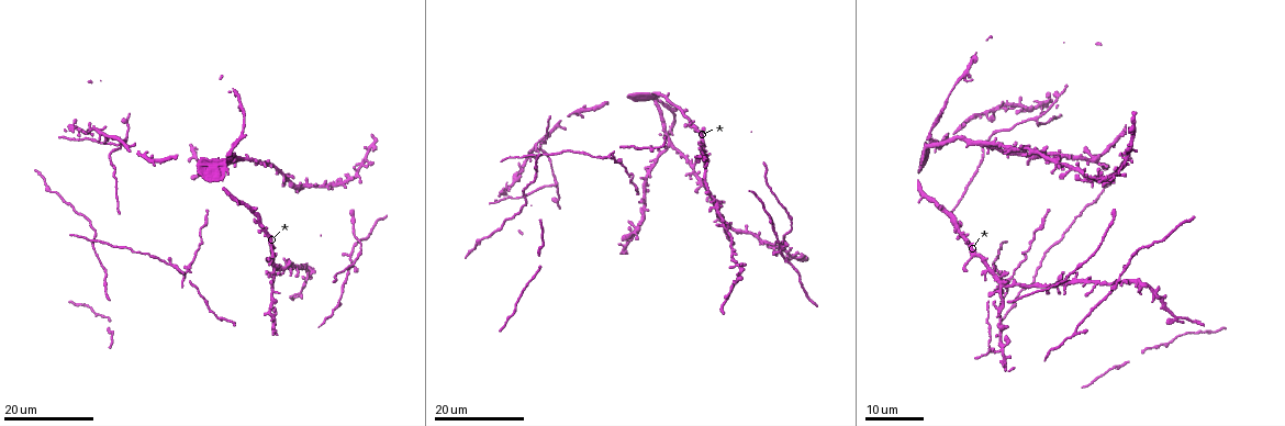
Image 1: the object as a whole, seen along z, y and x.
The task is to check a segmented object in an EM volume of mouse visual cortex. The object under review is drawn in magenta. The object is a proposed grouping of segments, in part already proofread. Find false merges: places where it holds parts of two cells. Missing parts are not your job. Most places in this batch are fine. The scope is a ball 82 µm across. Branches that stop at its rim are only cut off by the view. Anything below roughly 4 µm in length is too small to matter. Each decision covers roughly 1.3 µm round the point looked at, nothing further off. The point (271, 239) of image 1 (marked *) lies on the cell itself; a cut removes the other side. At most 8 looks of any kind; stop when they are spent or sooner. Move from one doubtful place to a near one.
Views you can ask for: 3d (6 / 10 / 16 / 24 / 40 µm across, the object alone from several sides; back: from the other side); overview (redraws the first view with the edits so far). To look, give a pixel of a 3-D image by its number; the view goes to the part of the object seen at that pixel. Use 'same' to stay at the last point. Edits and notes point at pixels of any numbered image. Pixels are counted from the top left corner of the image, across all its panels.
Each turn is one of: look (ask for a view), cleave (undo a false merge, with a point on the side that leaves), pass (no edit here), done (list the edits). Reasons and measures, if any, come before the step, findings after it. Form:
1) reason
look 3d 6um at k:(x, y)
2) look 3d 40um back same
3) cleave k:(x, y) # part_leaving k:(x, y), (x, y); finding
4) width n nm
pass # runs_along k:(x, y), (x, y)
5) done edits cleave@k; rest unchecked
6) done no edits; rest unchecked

look 3d 16um at 1:(275, 268)

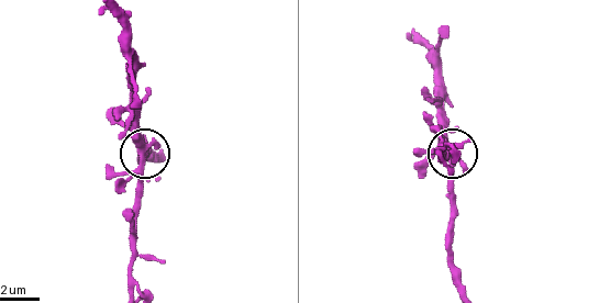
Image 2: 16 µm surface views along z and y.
zoom in
look 3d 10um at 2:(143, 158)

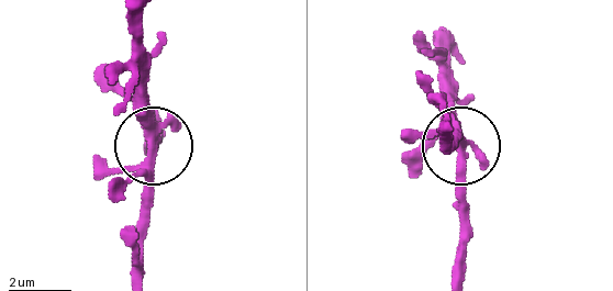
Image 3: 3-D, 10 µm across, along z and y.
side_arm 35 um
pass # runs_along 3:(131, 11), (131, 105), (149, 137), (147, 228); all the same cell

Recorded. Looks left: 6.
looks like a crossing
look 3d 24um at 1:(295, 187)

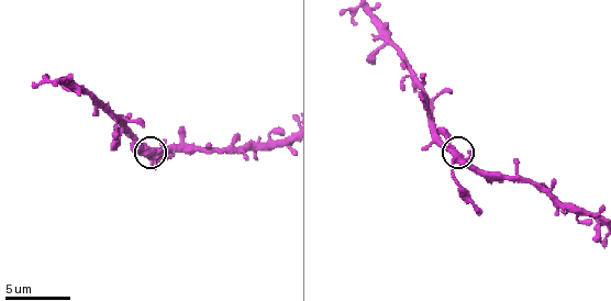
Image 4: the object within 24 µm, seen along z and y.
look 3d 6um at 4:(457, 161)

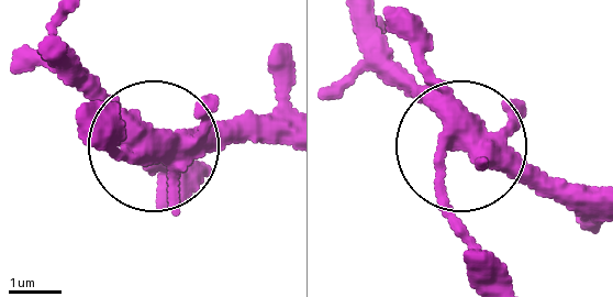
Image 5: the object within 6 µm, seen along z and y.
pass # runs_along 5:(363, 13), (376, 53), (446, 132), (442, 197), (468, 276); one cell here

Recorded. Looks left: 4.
looks like a crossing
look 3d 10um at 4:(596, 214)

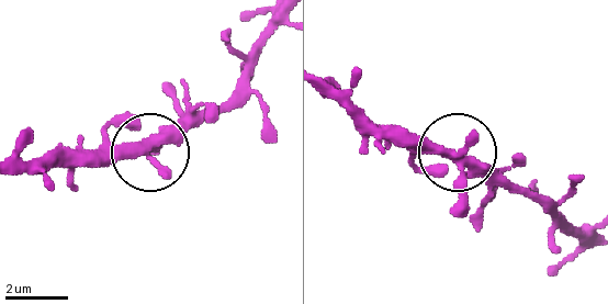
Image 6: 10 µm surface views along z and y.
look 3d 10um back at 6:(148, 150)

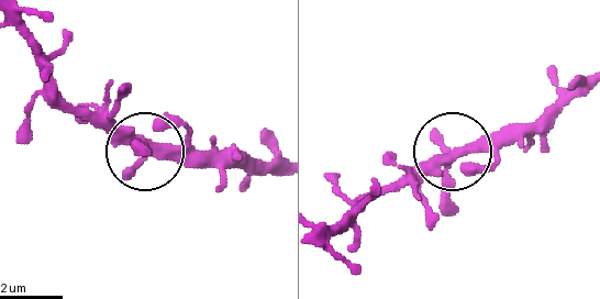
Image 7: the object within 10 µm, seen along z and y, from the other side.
width 300 nm
pass # continuous, no second cell

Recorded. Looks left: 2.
three arms meet
look 3d 16um at 1:(642, 201)

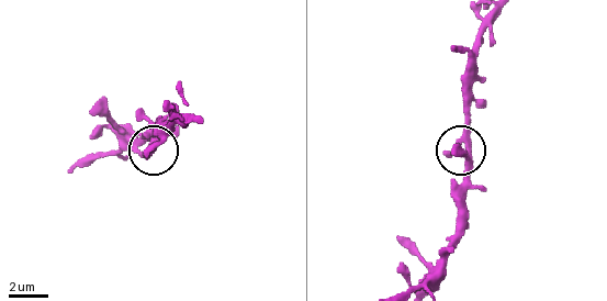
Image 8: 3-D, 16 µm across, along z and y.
look 3d 6um at 8:(155, 138)

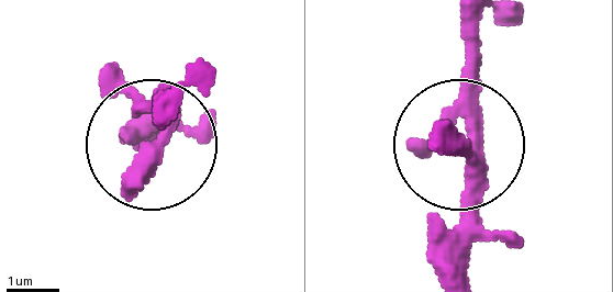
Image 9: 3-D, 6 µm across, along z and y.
pass # runs_along 9:(480, 20), (463, 147), (471, 269); one cell here

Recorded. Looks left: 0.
done no edits; rest unchecked

